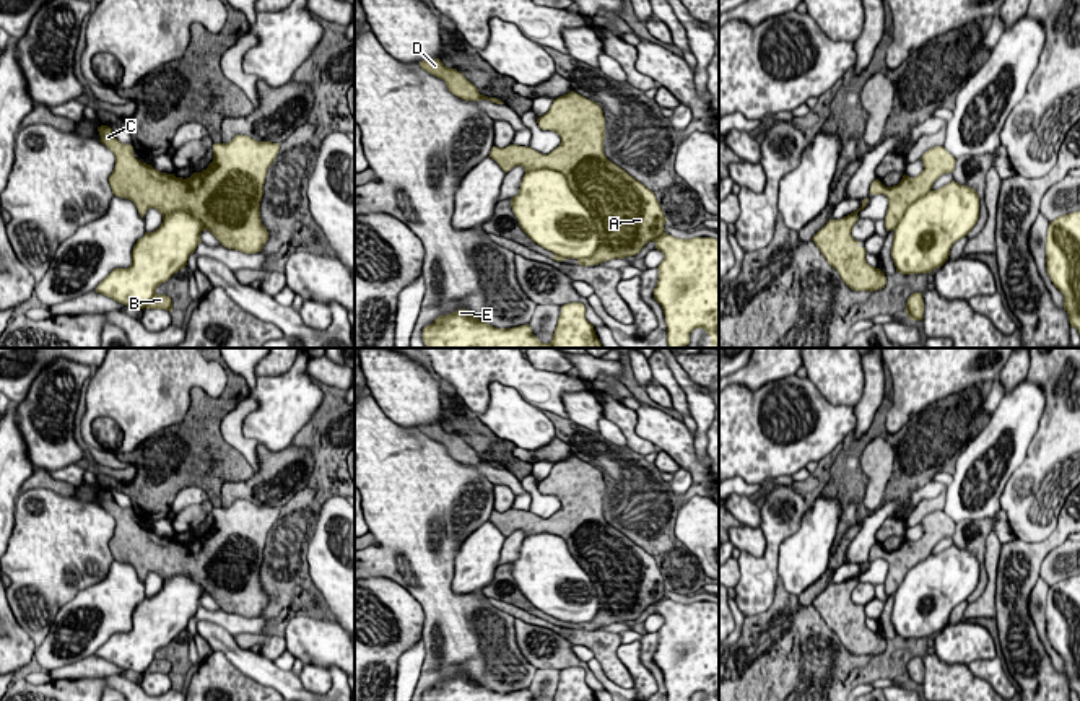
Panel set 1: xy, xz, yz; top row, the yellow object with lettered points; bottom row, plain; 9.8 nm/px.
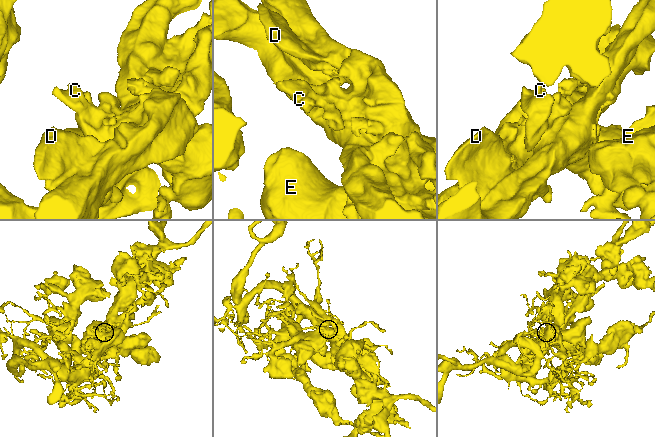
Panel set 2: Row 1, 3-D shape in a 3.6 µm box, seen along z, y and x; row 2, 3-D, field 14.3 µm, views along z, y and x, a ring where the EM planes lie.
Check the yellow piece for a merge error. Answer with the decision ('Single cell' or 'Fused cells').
Fused cells

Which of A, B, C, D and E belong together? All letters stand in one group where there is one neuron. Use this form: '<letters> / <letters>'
A B C D / E

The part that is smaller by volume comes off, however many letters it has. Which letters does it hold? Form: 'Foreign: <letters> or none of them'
Foreign: A, B, C, D

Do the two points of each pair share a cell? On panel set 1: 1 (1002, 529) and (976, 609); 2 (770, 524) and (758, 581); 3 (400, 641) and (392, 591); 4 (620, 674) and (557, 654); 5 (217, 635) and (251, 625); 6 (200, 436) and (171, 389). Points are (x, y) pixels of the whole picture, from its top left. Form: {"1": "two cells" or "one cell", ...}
{"1": "two cells", "2": "one cell", "3": "one cell", "4": "one cell", "5": "two cells", "6": "two cells"}

